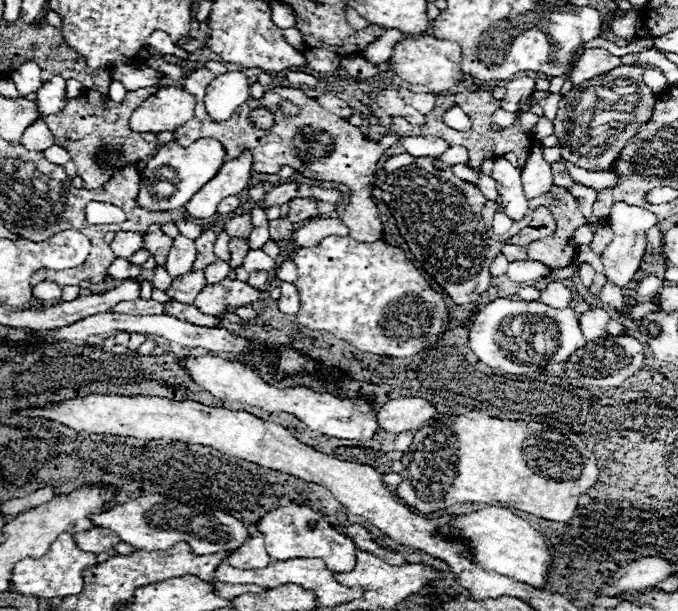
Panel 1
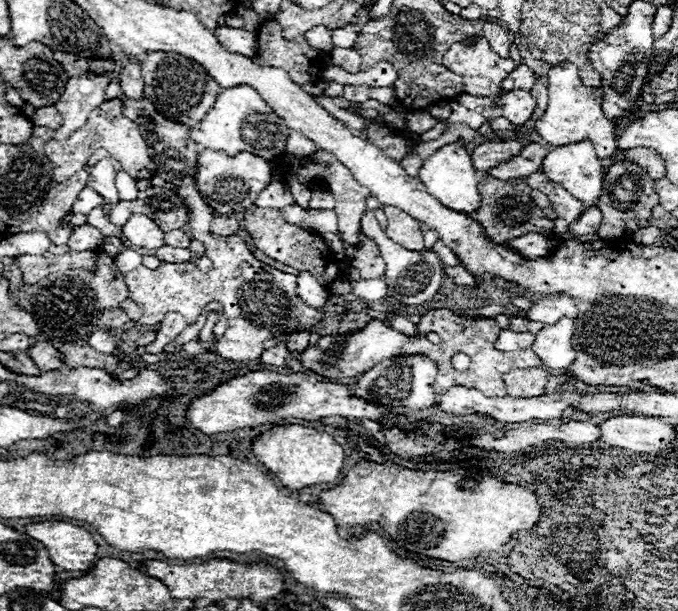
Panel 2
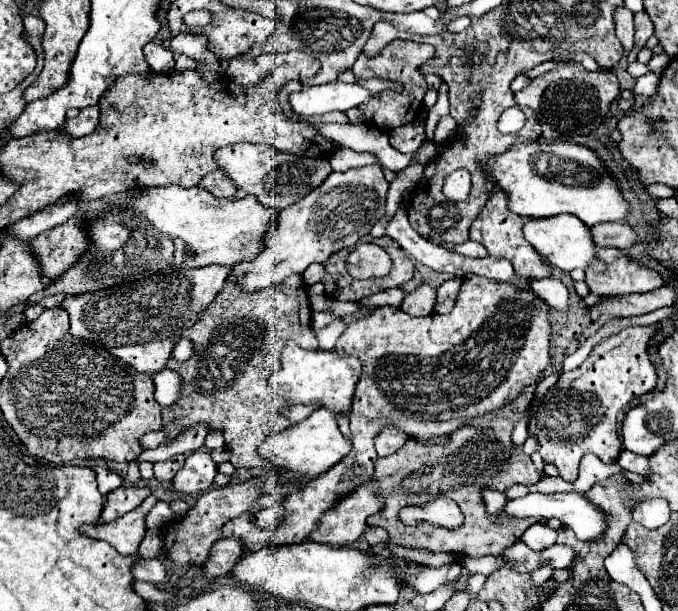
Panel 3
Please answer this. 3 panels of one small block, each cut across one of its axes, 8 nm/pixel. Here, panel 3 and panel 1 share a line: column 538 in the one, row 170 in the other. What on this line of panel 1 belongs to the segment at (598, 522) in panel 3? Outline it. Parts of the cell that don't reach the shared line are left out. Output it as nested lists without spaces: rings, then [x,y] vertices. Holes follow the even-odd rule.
[[[496,158],[492,178],[498,182],[498,194],[502,198],[504,212],[512,216],[516,222],[522,220],[522,216],[526,214],[528,202],[524,198],[524,190],[520,182],[520,170],[512,166],[506,158]]]

